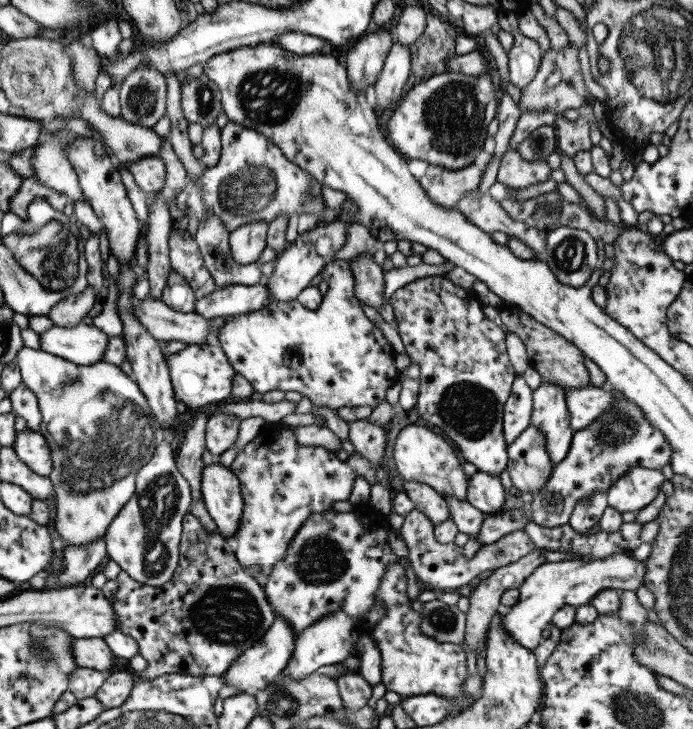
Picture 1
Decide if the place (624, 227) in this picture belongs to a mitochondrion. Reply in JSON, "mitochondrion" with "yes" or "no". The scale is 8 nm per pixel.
{"mitochondrion":"no"}

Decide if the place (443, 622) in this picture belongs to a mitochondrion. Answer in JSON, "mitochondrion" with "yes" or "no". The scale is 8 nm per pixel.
{"mitochondrion":"yes"}

